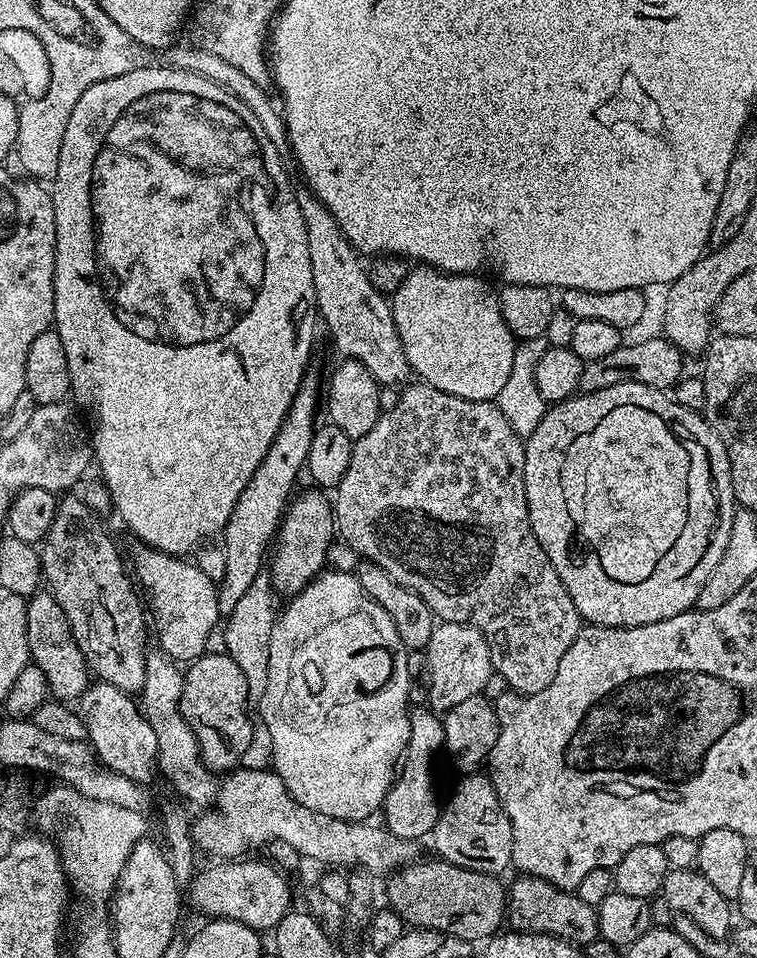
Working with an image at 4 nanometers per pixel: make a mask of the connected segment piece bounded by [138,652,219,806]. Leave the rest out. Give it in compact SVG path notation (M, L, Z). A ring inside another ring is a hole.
M162 652L149 653L146 656L147 664L144 670L143 686L138 696L138 704L145 716L148 724L152 726L154 735L156 735L157 744L157 769L159 773L171 783L169 784L173 791L189 803L204 804L200 806L211 805L219 793L219 781L215 773L209 771L203 760L200 759L200 747L197 744L197 738L193 731L189 729L188 723L180 713L181 690L184 685L183 673L181 669L166 654Z

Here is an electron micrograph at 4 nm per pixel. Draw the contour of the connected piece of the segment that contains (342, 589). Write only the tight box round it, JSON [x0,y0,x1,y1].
[258,570,410,822]

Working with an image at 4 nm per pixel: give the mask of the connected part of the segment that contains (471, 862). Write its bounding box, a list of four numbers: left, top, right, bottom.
[430,774,514,876]

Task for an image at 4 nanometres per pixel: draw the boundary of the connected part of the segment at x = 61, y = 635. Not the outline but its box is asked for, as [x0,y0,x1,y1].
[26,590,90,702]

